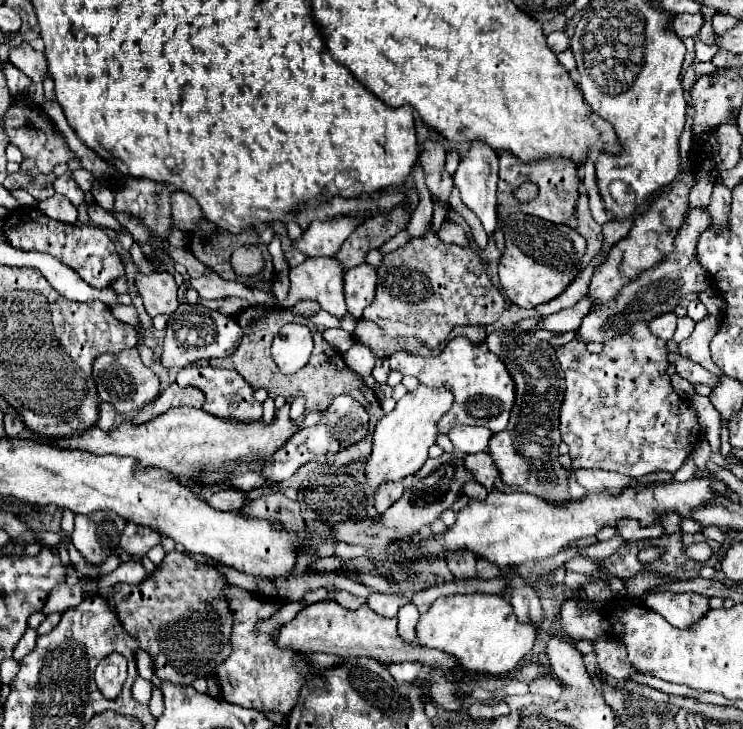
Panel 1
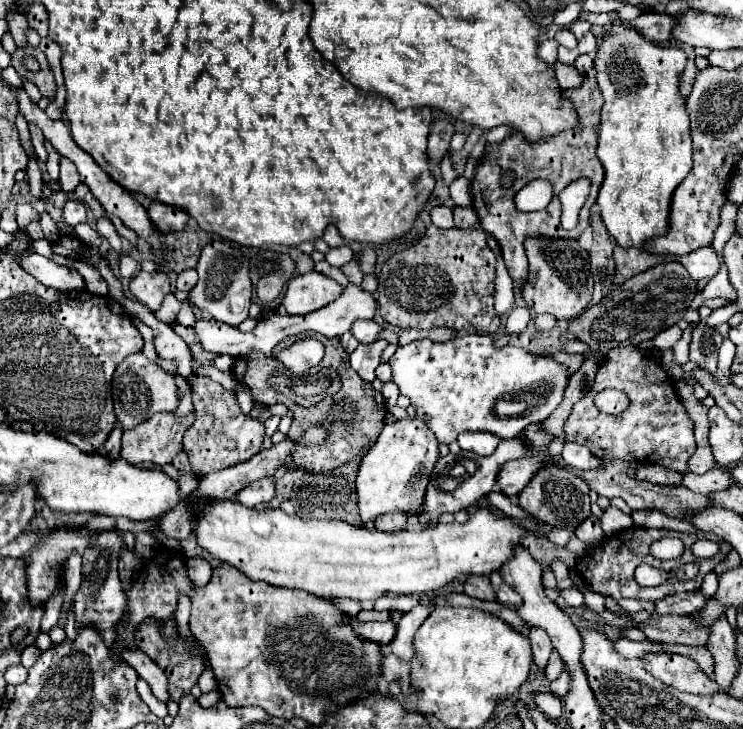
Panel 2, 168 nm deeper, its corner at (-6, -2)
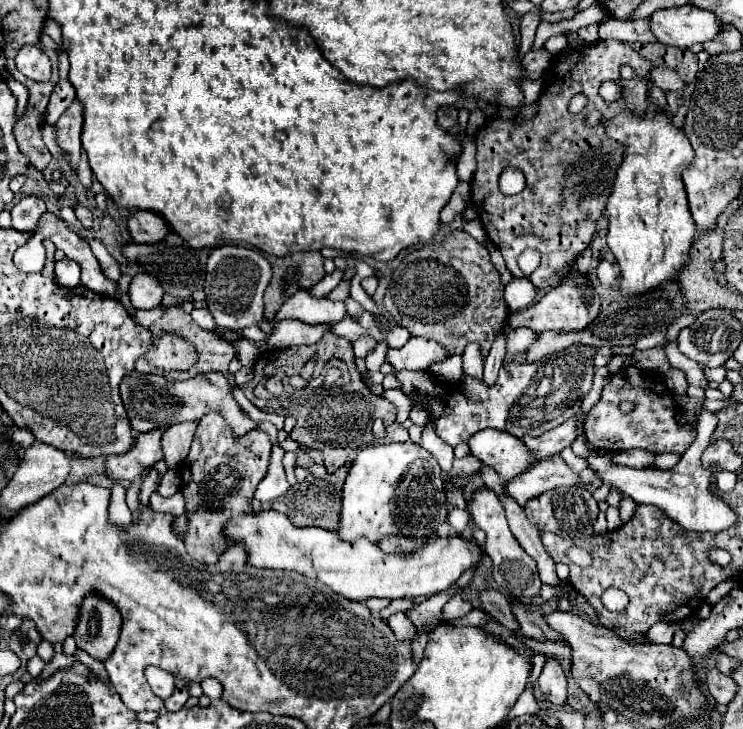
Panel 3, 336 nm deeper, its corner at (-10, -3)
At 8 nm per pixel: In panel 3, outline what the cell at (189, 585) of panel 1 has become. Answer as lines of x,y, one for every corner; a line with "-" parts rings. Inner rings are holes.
179,673
175,675
175,691
169,699
165,699
165,709
167,711
179,711
189,699
189,689
187,689
187,679
181,677

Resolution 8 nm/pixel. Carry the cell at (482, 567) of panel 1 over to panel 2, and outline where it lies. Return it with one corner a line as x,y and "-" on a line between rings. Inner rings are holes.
493,572
493,574
491,574
491,584
493,584
493,590
495,590
495,594
497,594
497,600
499,600
503,606
507,606
507,608
511,608
511,610
519,610
519,606
523,604
521,598
519,598
519,594
517,594
515,590
511,590
511,586
507,586
507,584
501,580
499,572

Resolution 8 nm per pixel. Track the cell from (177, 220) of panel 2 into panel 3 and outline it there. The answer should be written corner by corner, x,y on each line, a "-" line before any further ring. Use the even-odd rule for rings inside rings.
135,211
129,217
129,231
135,243
157,243
169,233
169,223
153,211

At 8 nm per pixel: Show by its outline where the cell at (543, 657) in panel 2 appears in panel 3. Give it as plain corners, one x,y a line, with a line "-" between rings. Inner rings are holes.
549,657
545,661
537,683
547,701
551,701
555,705
561,705
567,701
567,677
555,657

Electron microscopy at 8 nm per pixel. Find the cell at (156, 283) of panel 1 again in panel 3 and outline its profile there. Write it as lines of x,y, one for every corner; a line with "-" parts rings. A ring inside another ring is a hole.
139,273
129,285
129,299
135,309
155,309
163,301
163,287
153,275

